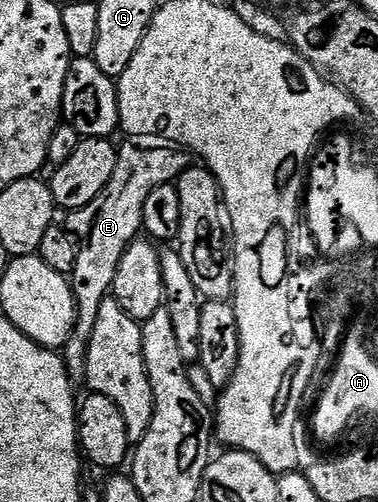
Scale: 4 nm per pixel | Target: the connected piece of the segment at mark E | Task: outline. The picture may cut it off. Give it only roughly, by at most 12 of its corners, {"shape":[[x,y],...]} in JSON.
{"shape":[[135,138],[89,206],[65,221],[79,246],[75,325],[61,349],[75,386],[145,198],[178,181],[188,153]]}

